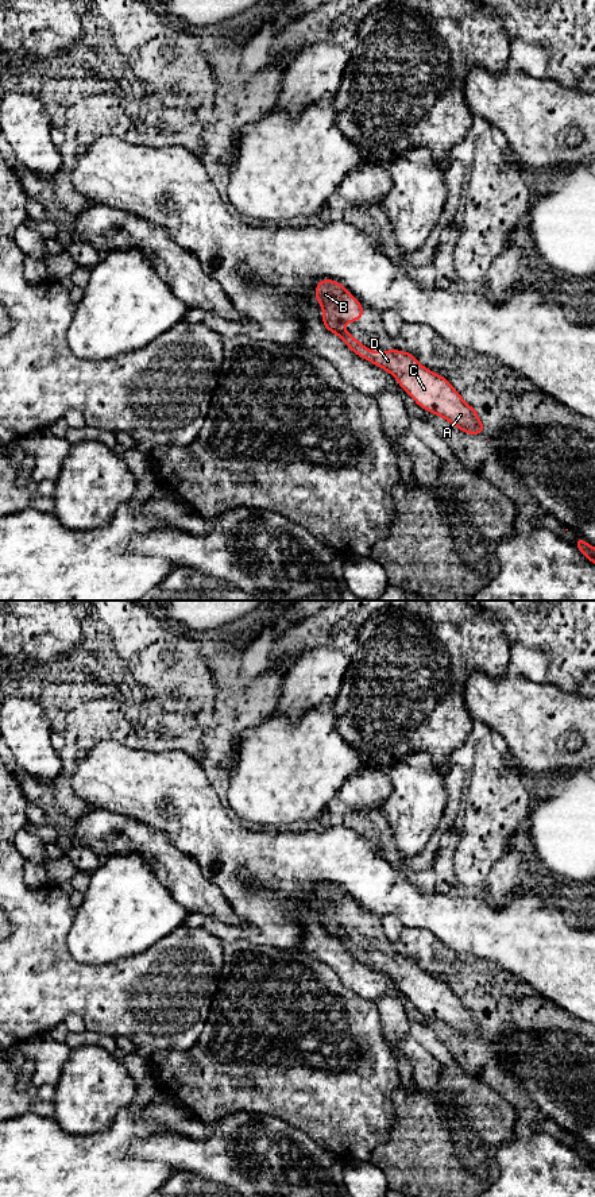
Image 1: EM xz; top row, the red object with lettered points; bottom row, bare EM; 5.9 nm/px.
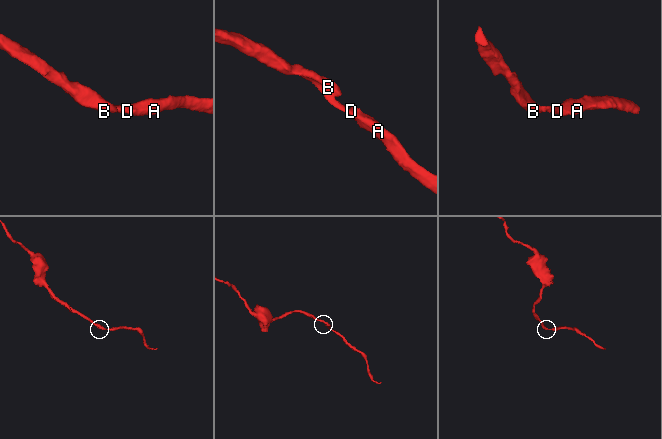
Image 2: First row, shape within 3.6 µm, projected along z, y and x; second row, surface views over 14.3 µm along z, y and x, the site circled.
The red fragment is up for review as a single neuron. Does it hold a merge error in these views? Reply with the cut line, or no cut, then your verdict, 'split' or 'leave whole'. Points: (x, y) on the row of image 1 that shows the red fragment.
no cut | leave whole

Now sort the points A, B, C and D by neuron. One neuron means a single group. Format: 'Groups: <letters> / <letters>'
Groups: A B C D

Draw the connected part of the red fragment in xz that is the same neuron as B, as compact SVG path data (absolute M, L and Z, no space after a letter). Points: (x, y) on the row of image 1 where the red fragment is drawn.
M320 279L316 285L316 301L325 317L325 329L337 335L358 356L389 371L399 386L418 406L445 418L468 435L484 435L478 412L465 403L449 381L424 367L412 352L387 350L386 352L366 348L343 328L344 323L356 323L363 317L363 305L337 281Z

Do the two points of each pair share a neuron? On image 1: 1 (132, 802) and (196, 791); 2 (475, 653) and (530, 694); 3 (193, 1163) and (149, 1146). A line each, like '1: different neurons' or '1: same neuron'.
1: same neuron
2: different neurons
3: same neuron

